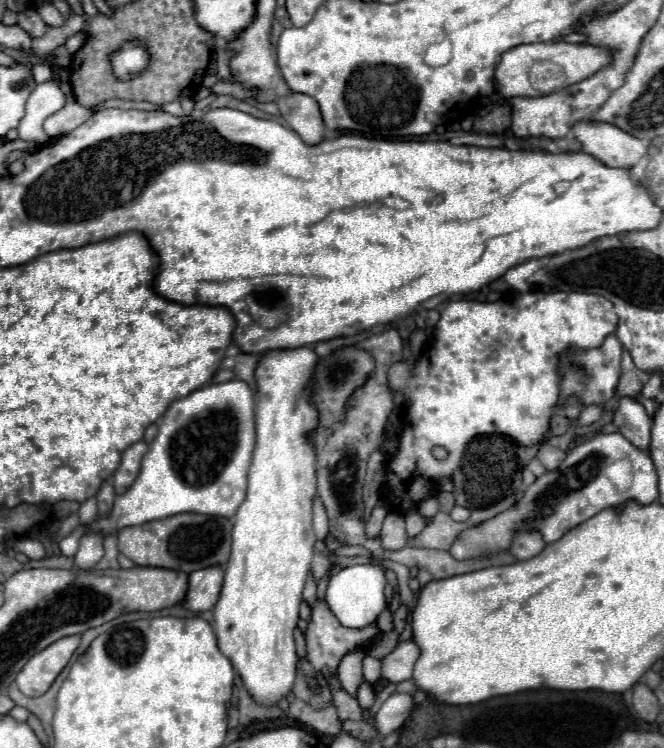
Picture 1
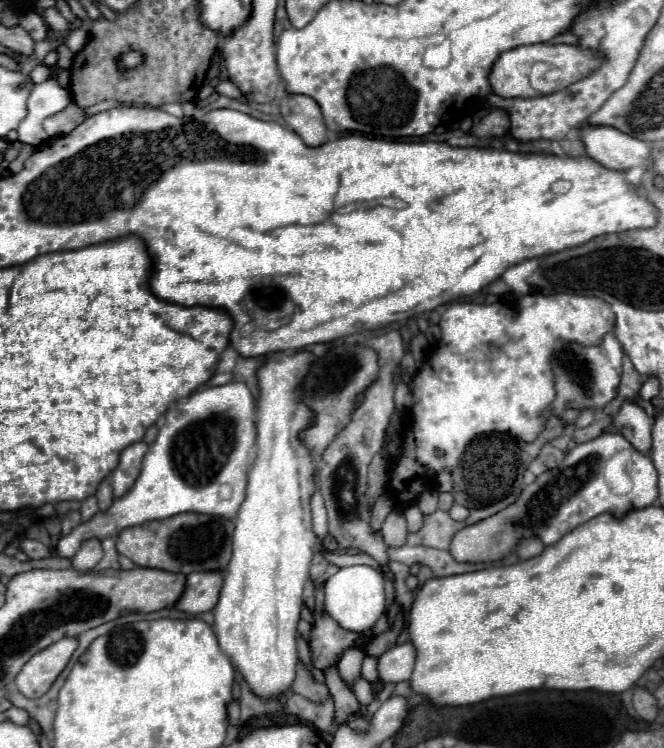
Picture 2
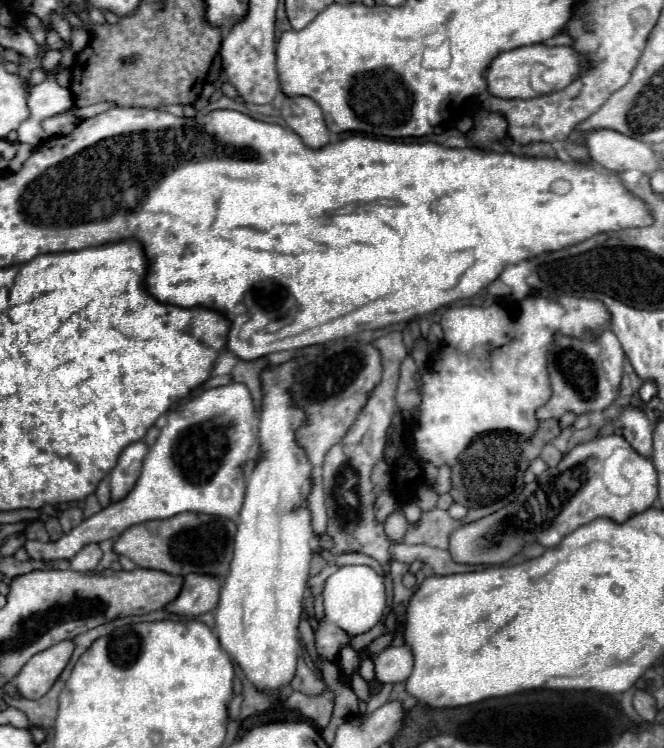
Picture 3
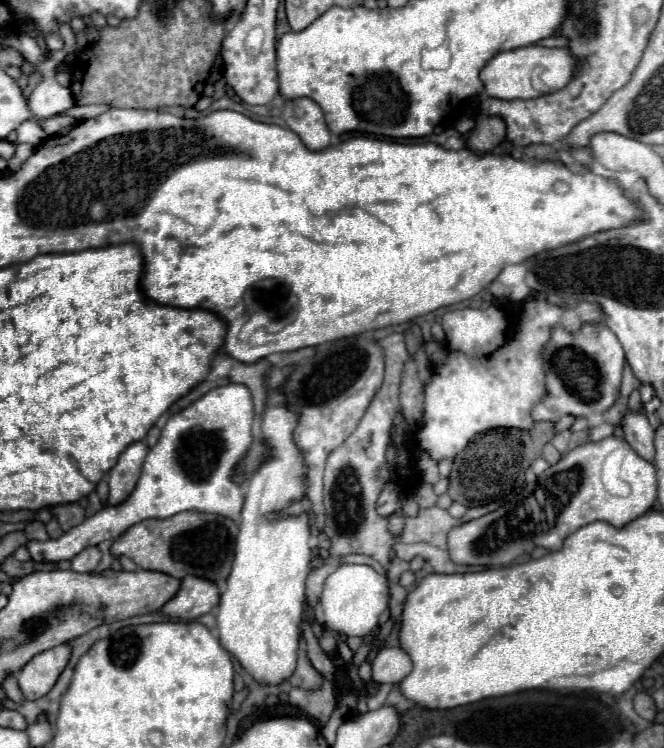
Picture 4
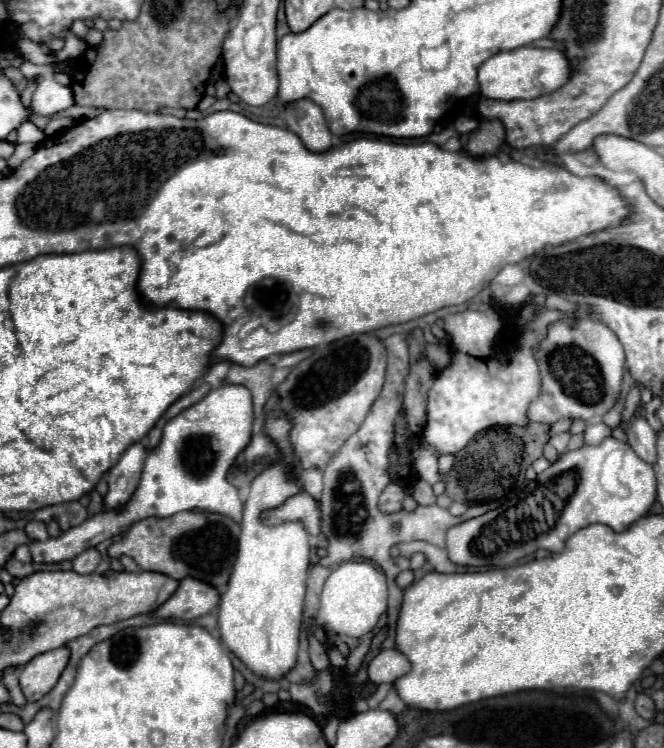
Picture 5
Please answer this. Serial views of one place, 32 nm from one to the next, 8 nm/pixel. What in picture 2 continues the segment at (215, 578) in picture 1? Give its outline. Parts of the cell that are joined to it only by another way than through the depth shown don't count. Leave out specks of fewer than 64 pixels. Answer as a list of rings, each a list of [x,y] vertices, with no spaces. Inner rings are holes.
[[[208,570],[208,572],[192,572],[188,574],[186,590],[178,600],[178,608],[188,614],[202,614],[216,606],[222,588],[222,572]]]

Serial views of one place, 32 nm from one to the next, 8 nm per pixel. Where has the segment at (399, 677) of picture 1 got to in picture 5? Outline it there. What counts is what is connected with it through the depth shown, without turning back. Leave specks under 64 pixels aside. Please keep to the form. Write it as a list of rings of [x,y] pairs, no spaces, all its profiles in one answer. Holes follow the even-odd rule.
[[[396,648],[380,650],[380,654],[368,664],[368,676],[370,676],[370,682],[374,682],[374,684],[394,682],[408,672],[410,672],[410,662]]]

